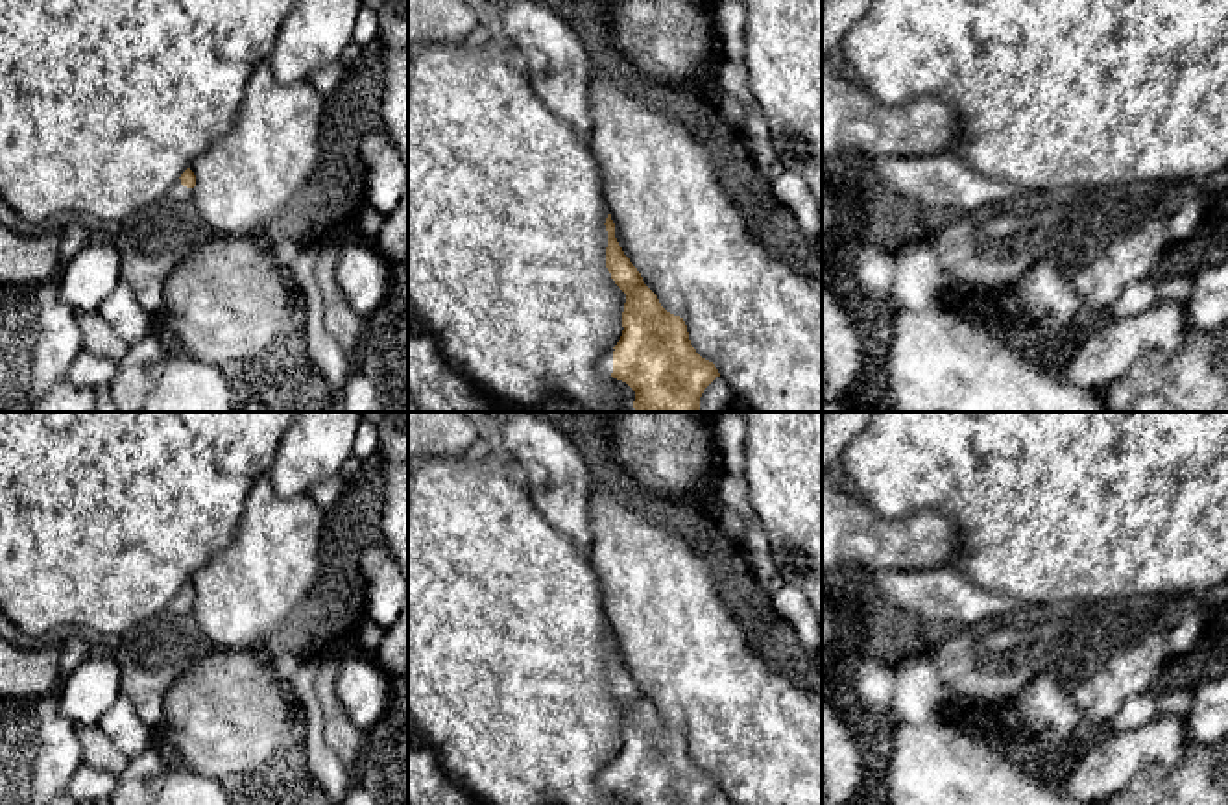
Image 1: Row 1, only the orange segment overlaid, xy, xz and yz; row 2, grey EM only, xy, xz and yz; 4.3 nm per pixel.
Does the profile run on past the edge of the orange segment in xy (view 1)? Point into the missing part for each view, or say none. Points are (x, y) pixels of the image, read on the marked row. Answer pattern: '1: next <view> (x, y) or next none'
1: next xy (180, 192)

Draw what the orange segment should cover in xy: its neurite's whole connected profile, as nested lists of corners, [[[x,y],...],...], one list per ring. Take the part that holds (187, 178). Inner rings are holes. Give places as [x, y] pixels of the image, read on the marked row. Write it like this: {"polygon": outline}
{"polygon": [[[187,168],[181,177],[170,186],[168,196],[175,201],[192,199],[192,190],[196,186],[196,175],[190,168]]]}

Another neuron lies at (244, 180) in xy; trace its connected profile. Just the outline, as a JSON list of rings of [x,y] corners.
[[[268,61],[253,70],[231,129],[190,164],[196,175],[192,201],[214,234],[264,238],[268,225],[316,172],[323,113],[325,96],[307,79],[284,85]]]

